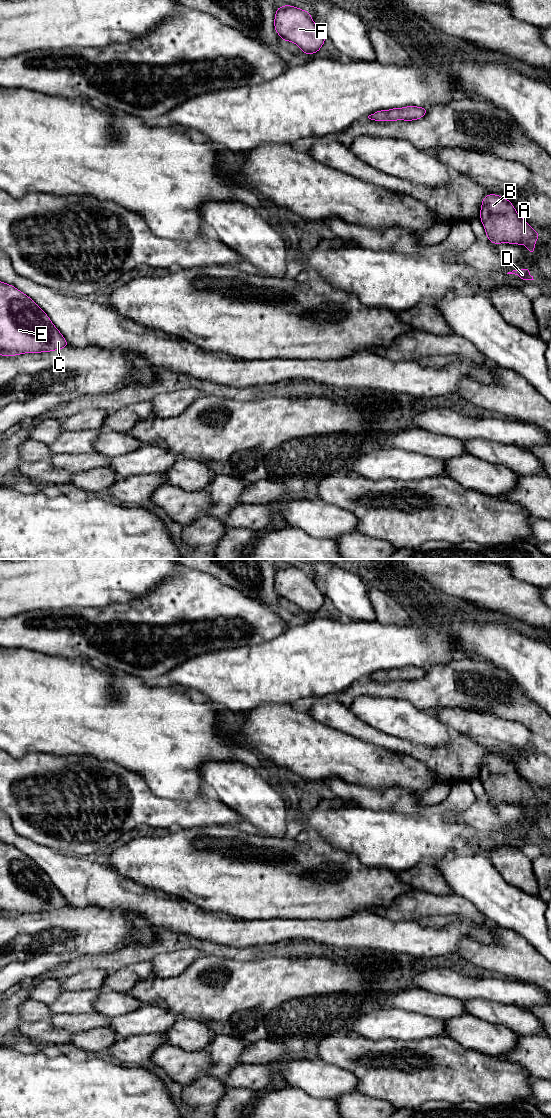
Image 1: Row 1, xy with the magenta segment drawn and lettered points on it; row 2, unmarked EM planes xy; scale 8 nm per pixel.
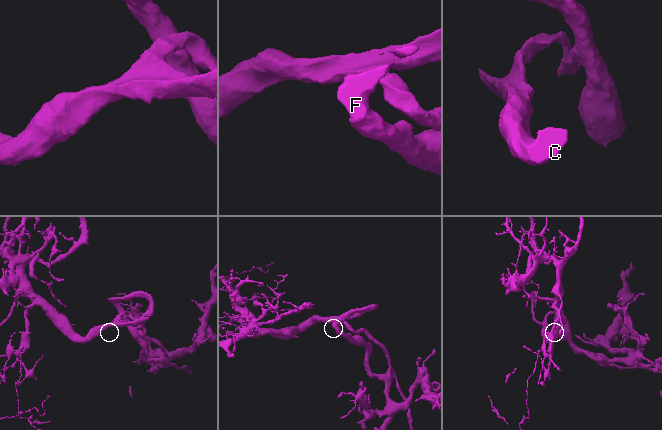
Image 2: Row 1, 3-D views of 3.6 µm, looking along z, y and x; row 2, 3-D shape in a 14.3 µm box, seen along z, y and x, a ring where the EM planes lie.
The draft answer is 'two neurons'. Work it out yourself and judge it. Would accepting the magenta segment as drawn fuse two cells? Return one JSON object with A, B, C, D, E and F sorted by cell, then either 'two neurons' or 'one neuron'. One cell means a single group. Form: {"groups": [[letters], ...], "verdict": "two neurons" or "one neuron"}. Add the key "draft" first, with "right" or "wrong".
{"draft": "wrong", "groups": [["A", "B", "C", "D", "E", "F"]], "verdict": "one neuron"}

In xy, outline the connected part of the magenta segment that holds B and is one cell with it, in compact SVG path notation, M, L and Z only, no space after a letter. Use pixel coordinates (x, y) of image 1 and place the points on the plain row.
M497 754L486 755L481 764L480 780L486 791L486 798L492 804L524 804L528 807L528 813L534 814L540 794L520 777L507 758Z

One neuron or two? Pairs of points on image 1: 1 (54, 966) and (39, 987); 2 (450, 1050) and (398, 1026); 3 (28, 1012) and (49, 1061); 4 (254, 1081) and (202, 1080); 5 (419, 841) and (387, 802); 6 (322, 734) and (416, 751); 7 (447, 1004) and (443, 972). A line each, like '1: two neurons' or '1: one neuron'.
1: two neurons
2: two neurons
3: two neurons
4: one neuron
5: two neurons
6: two neurons
7: two neurons

